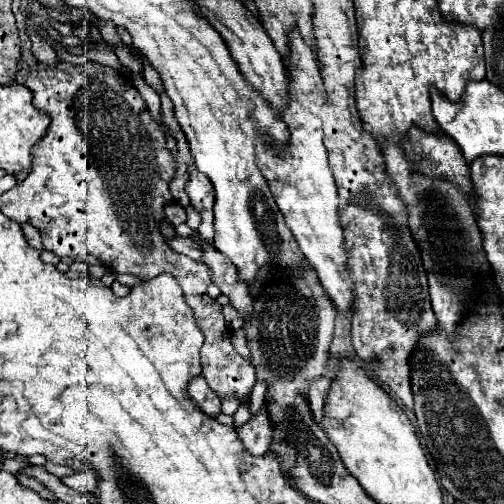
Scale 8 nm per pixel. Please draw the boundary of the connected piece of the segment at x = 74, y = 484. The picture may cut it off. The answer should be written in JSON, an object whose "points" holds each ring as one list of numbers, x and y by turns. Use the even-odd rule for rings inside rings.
{"points":[[82,470,82,472,76,472,76,474,70,474,70,476,64,476,60,478,66,486,70,486,72,490,76,492,94,492,96,490,96,476,92,470]]}

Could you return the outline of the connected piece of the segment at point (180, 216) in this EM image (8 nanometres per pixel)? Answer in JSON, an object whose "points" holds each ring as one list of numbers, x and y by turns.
{"points":[[168,204,166,208,166,218,174,224,174,226,178,226,178,224,182,224,182,222,186,222,186,212,184,212,184,208,180,206,180,204]]}

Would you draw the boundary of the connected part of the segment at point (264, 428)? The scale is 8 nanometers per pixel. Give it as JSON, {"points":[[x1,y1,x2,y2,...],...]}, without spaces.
{"points":[[264,406,254,418,238,428,238,434,252,456,262,456,268,452,272,444,272,422,268,420,268,412,264,412]]}

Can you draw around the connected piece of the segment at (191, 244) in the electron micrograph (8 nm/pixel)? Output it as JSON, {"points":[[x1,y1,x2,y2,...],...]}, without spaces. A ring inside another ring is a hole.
{"points":[[176,236,176,238,172,238,168,244,170,244,170,248,172,248,174,252,184,254,184,256,188,256,188,258,192,258,192,260,200,262,200,244,196,244,194,240]]}

